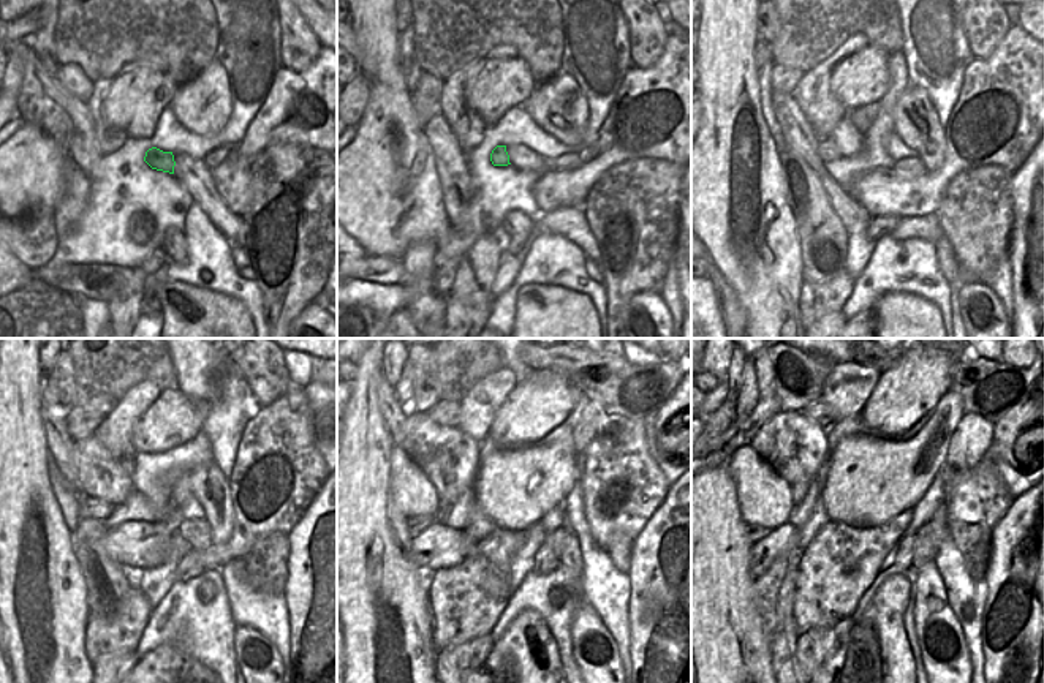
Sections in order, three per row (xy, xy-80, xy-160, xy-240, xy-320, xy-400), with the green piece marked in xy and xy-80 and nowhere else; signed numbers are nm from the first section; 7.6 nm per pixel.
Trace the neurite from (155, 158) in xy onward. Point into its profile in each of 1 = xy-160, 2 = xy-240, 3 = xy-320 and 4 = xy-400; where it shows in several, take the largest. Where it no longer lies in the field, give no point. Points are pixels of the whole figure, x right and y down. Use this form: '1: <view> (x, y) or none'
1: xy-160 (828, 150)
2: xy-240 (89, 508)
3: xy-320 (416, 525)
4: xy-400 (753, 532)

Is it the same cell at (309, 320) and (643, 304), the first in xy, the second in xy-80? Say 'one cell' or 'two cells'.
one cell

